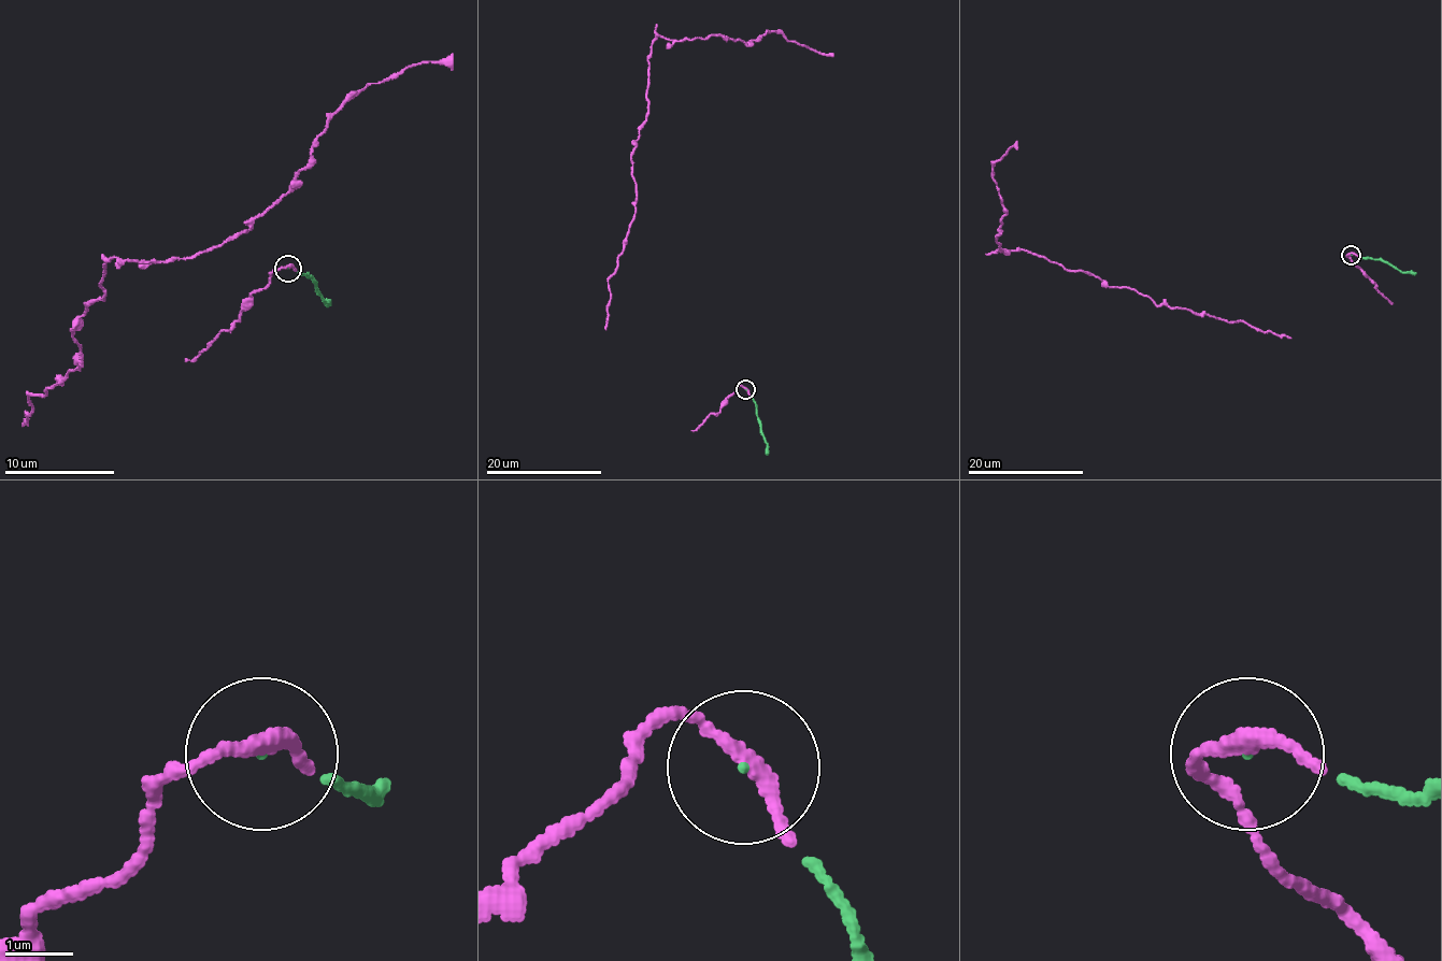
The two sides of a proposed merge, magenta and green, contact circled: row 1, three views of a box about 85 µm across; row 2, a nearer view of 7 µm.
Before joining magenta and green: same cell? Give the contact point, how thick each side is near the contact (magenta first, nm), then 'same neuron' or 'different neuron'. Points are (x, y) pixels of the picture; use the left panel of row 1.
(288, 268) | 220/40 nm | same neuron

